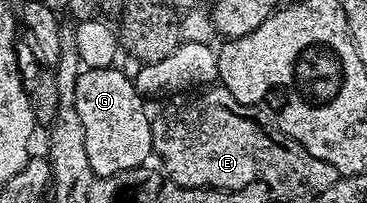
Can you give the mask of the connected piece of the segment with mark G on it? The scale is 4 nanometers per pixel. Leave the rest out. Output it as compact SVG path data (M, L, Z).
M118 67L88 68L76 82L75 101L85 126L85 146L89 166L96 177L112 176L125 170L144 167L152 159L151 116L143 116L142 99L137 98L134 83L119 76Z

